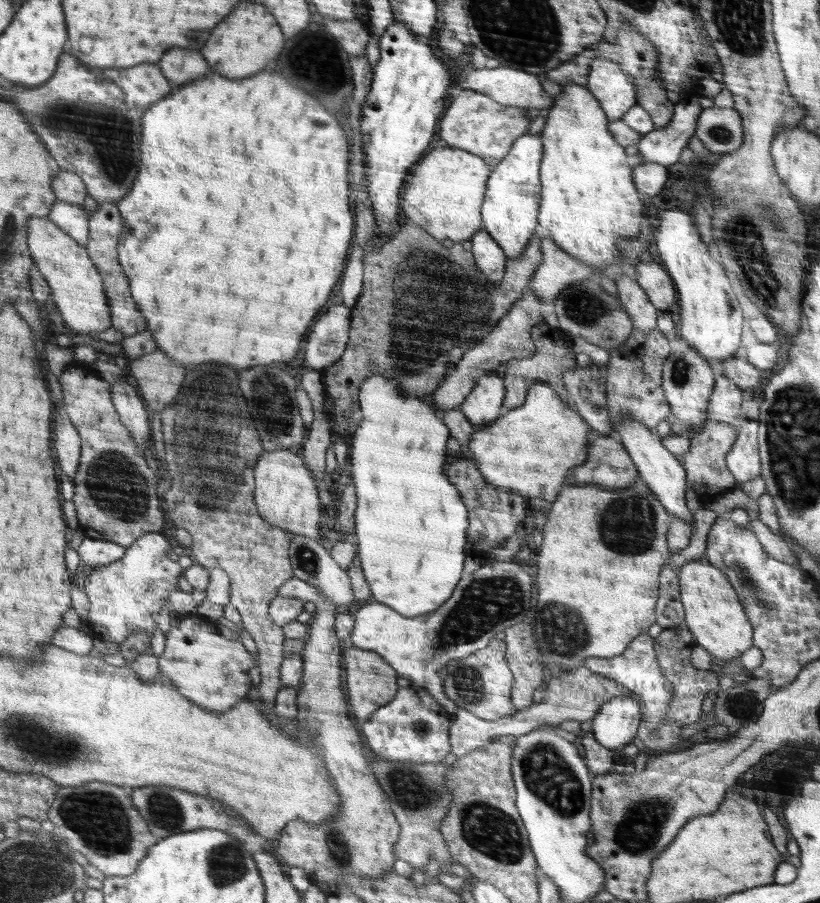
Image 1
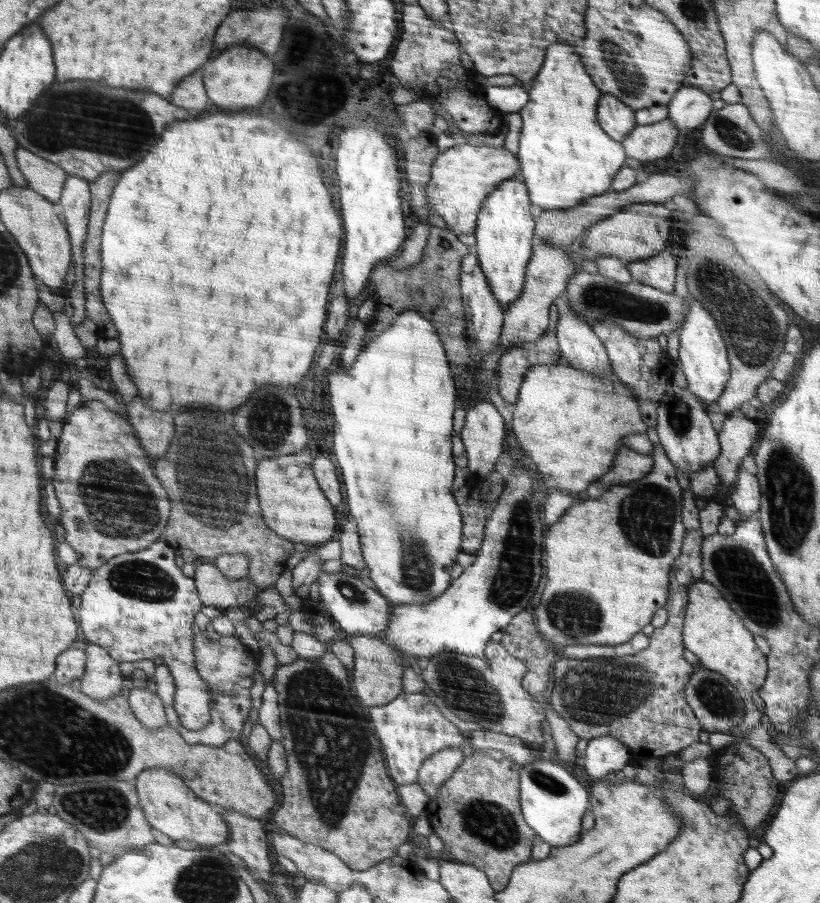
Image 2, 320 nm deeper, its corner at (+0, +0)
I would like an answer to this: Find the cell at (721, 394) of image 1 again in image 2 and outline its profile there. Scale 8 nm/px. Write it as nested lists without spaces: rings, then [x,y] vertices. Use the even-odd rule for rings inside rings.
[[[696,256],[690,260],[688,294],[708,310],[724,339],[731,367],[730,377],[720,398],[717,398],[716,408],[718,412],[734,415],[744,402],[754,398],[759,386],[771,378],[774,364],[785,351],[785,336],[789,327],[786,312],[770,296],[764,284],[758,286],[754,280],[746,278],[734,262],[720,266],[720,258]]]

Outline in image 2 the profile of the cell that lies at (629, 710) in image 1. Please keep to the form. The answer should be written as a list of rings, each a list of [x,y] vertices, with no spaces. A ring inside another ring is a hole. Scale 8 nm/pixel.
[[[606,734],[588,741],[588,747],[584,750],[584,766],[590,777],[606,778],[606,774],[614,774],[633,762],[630,754],[630,749],[620,740]]]

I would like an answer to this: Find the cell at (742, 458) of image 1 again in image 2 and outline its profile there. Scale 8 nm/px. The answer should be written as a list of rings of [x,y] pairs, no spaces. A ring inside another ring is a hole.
[[[741,465],[736,486],[735,491],[731,495],[733,507],[740,512],[742,521],[744,521],[759,510],[762,498],[759,480],[756,475],[746,471]]]

